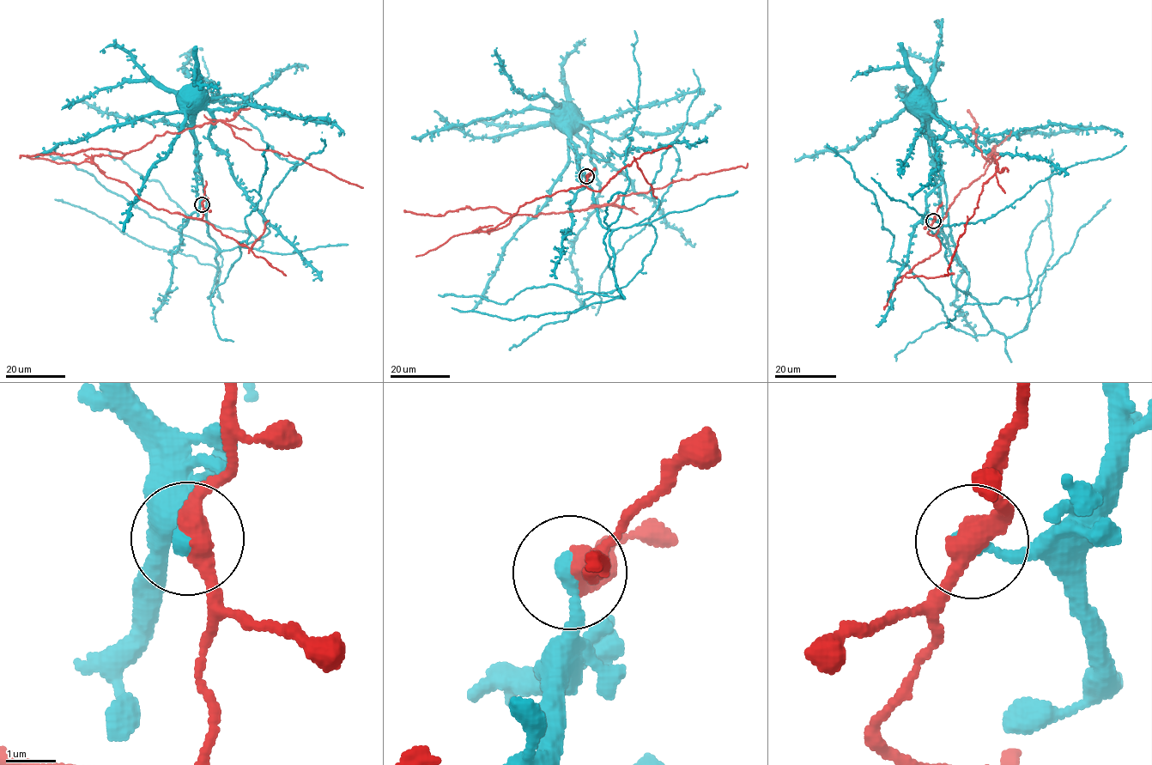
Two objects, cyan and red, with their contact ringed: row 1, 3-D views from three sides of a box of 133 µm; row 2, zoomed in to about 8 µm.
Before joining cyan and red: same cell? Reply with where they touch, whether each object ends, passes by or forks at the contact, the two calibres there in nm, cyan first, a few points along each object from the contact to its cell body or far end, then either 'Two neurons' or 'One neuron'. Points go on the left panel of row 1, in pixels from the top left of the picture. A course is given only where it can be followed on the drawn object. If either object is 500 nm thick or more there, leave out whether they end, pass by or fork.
Place: (202, 204). At the ring cyan ends. At the ring red passes by. Thickness 320 nm (cyan) against 400 nm. Course of cyan: (202, 203), (197, 192), (197, 142), (194, 123), (182, 106), (182, 96). Course of red: (202, 203), (198, 219), (156, 209), (93, 158), (221, 121), (254, 149), (362, 187). Two neurons

